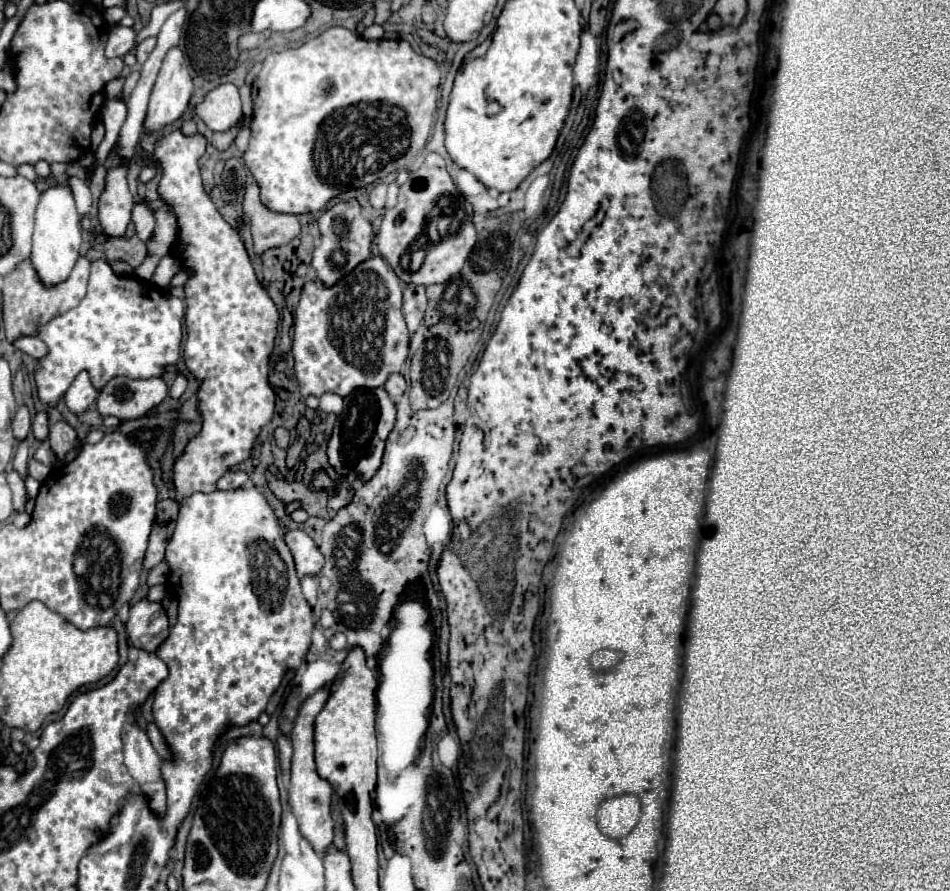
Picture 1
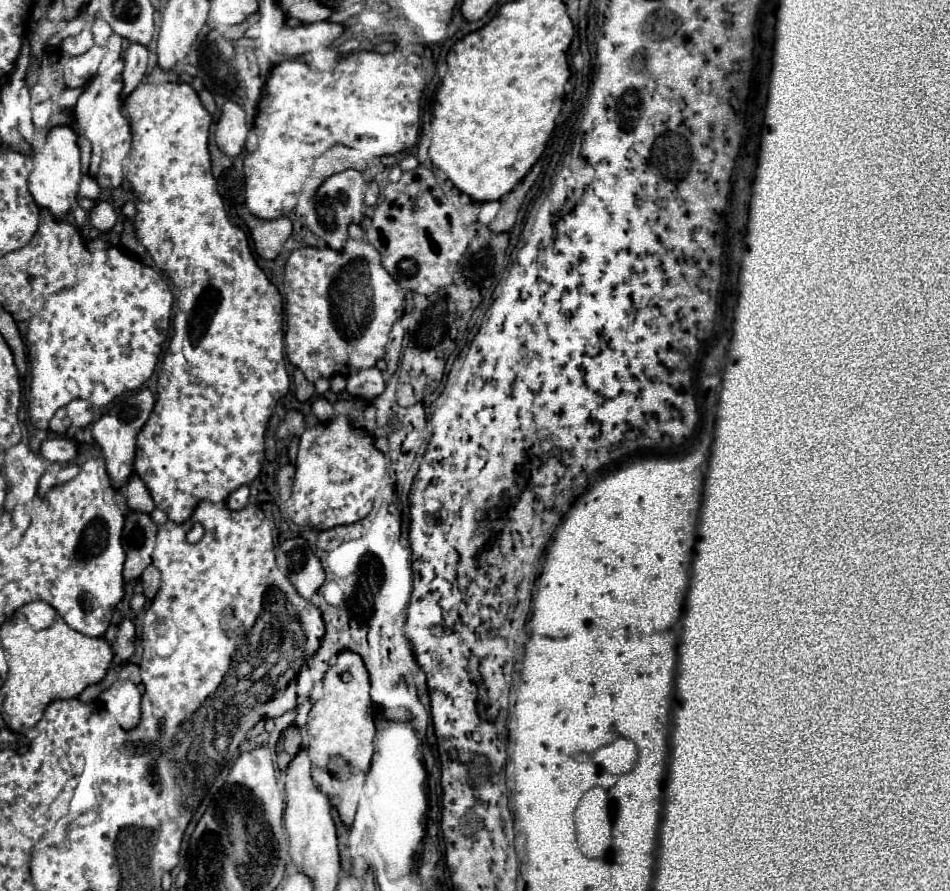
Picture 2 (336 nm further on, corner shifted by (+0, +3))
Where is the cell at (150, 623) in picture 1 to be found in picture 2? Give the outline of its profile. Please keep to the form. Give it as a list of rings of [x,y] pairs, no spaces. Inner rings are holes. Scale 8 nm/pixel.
[[[124,619],[118,625],[118,639],[116,639],[116,663],[128,661],[134,653],[134,641],[136,641],[136,627],[130,619]]]

